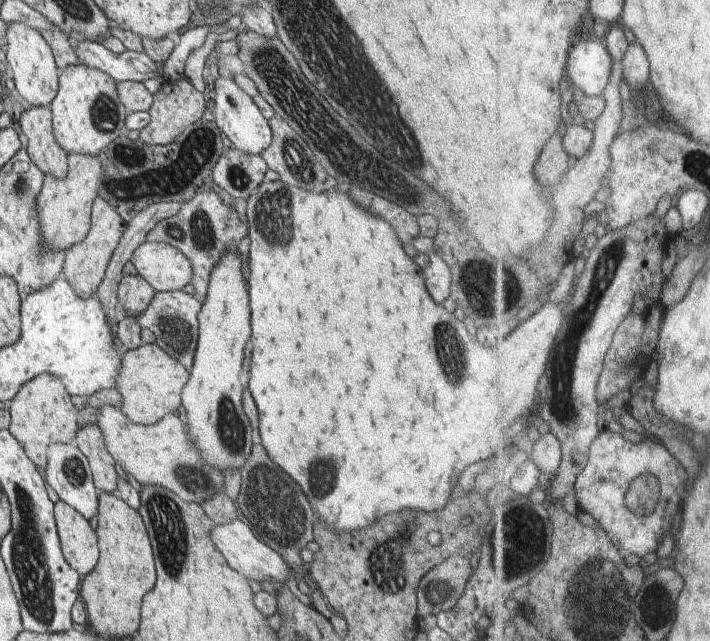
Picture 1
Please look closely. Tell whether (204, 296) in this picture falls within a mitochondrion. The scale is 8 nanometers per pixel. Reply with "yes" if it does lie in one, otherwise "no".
no

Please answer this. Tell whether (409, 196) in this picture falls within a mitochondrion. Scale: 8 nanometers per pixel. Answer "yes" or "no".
no

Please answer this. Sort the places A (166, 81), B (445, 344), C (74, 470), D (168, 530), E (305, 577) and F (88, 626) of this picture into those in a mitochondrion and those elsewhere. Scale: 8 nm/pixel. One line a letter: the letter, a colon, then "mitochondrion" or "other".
A: other
B: mitochondrion
C: mitochondrion
D: mitochondrion
E: other
F: other

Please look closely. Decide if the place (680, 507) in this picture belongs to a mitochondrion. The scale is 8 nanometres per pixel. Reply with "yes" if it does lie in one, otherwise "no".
no

